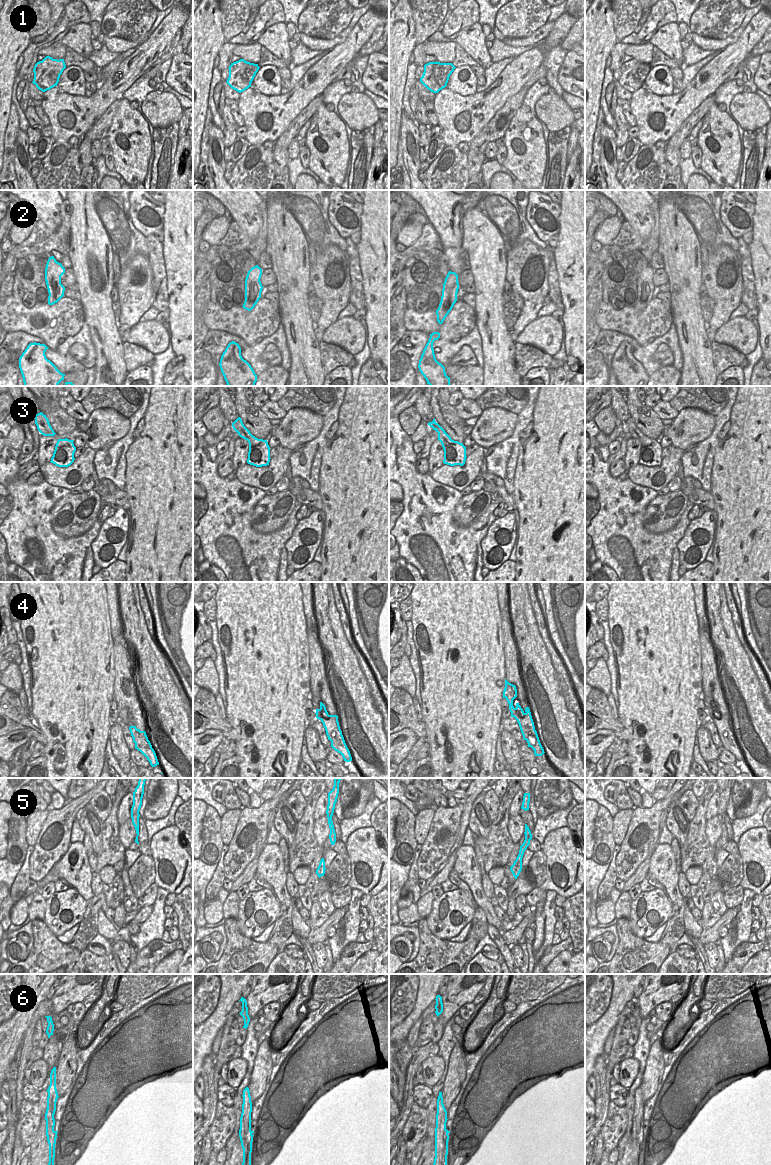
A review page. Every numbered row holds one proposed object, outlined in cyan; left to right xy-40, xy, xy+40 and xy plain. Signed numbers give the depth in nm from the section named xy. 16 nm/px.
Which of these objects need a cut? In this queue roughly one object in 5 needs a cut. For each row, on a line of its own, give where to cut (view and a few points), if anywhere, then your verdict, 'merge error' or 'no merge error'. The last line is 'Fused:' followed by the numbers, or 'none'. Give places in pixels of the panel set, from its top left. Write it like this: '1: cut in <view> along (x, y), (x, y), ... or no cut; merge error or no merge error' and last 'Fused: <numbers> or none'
1: cut in xy+40 along (436, 62), (434, 77), (441, 89); merge error
2: no cut; no merge error
3: no cut; no merge error
4: no cut; no merge error
5: no cut; no merge error
6: no cut; no merge error
Fused: 1

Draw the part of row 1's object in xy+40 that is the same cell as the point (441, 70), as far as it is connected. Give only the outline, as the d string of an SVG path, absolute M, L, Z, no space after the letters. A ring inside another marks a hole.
M436 63L434 67L434 76L441 89L447 86L448 76L455 68L456 67L452 63Z

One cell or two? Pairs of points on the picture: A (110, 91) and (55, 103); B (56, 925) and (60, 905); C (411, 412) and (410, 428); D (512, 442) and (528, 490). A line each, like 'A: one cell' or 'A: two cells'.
A: one cell
B: one cell
C: one cell
D: two cells

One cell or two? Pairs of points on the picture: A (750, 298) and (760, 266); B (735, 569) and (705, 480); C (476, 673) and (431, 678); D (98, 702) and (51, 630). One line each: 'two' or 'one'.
A: two
B: two
C: one
D: one

